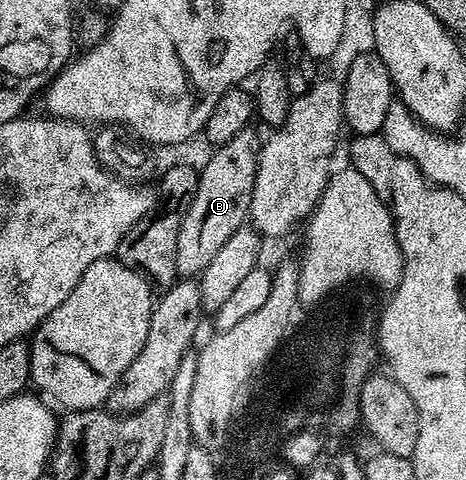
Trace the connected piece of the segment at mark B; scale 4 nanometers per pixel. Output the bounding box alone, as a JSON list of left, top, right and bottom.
[175,126,263,277]

